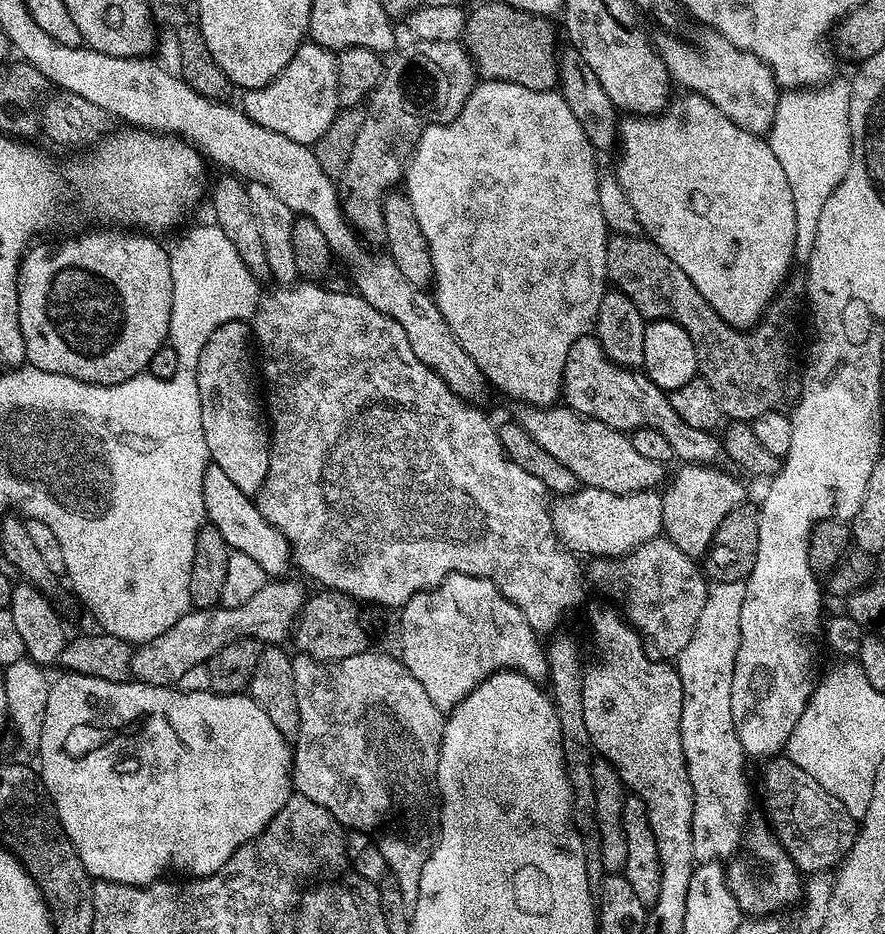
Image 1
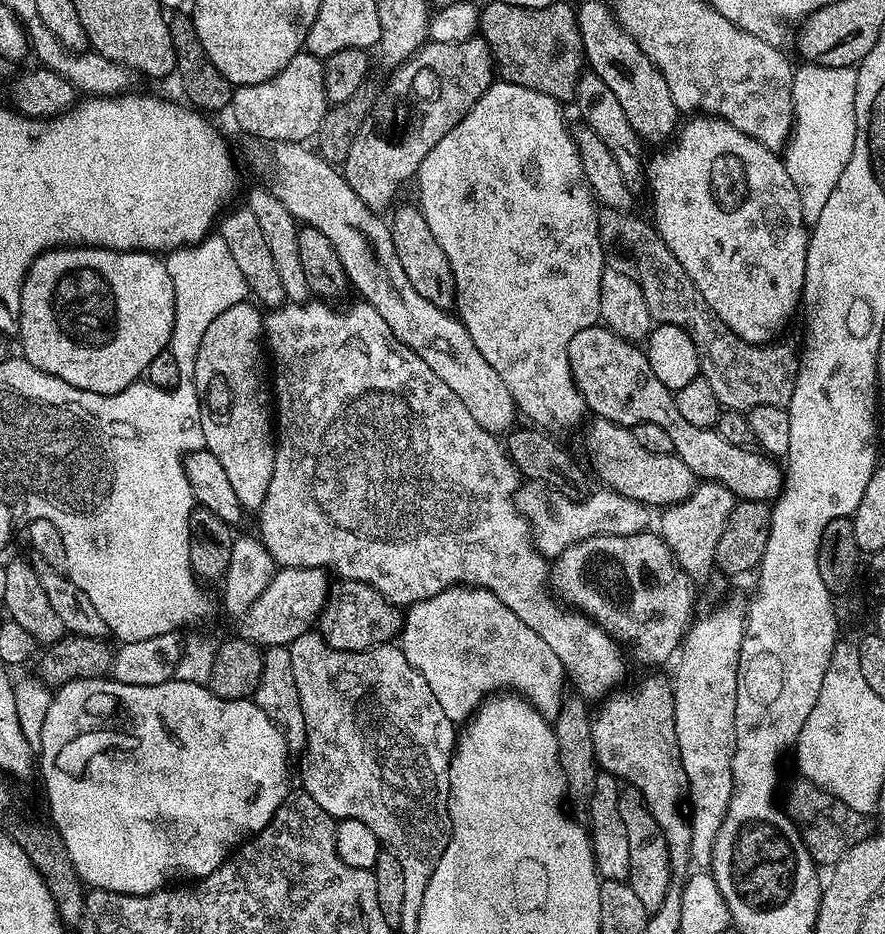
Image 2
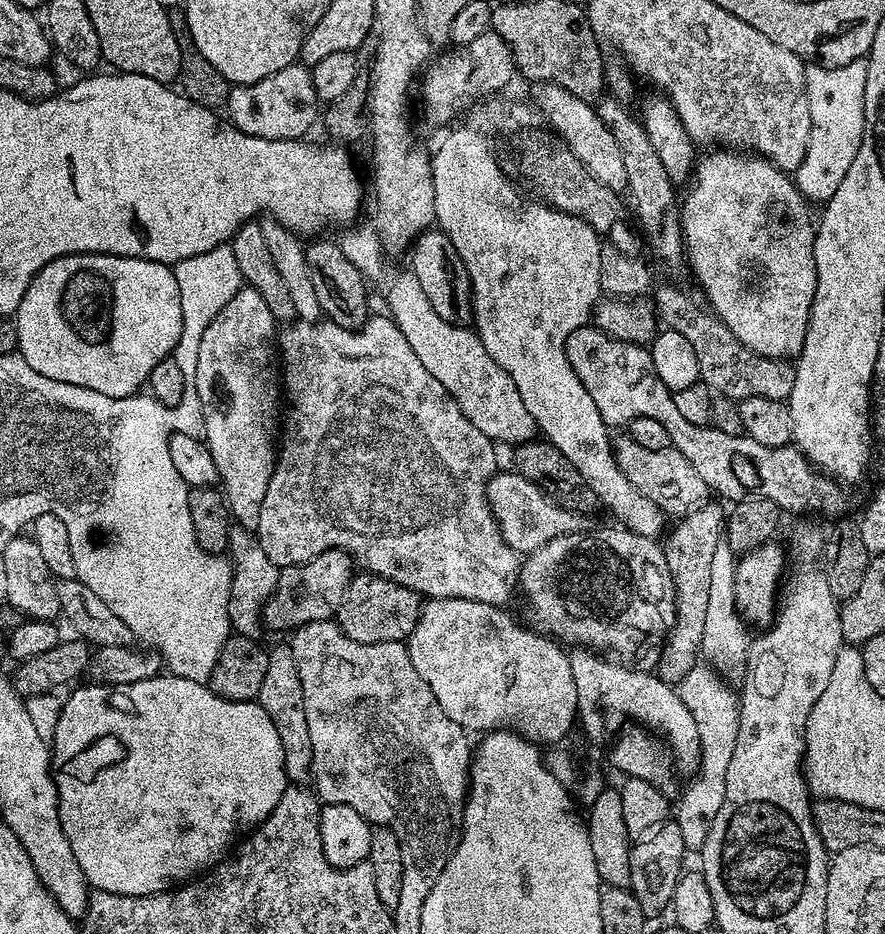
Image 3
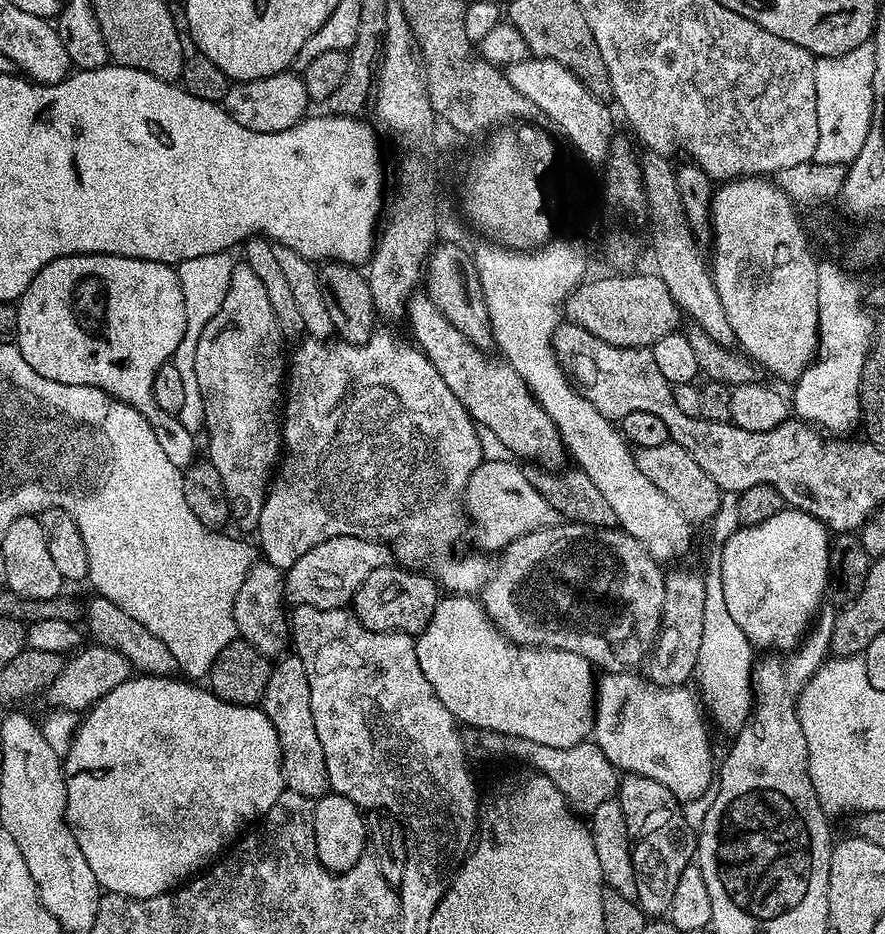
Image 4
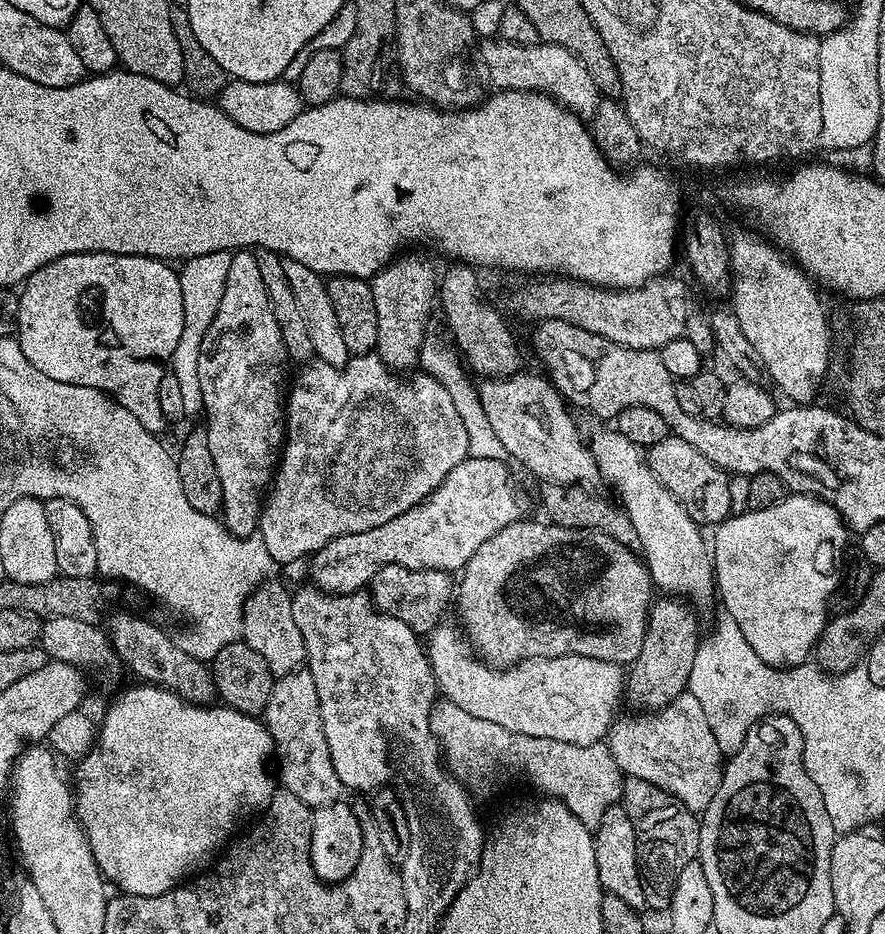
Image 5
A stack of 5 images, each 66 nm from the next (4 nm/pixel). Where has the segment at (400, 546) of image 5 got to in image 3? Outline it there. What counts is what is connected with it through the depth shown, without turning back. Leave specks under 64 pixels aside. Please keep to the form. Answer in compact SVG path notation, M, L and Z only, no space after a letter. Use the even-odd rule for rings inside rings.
M515 471L501 472L488 481L488 505L505 542L518 553L527 554L546 546L562 534L581 531L585 527L583 515L566 510L553 502L537 484L522 478ZM332 548L329 552L318 554L305 564L295 564L289 568L280 569L278 586L268 603L264 605L263 627L288 634L301 628L303 624L333 619L353 575L354 561L340 548Z

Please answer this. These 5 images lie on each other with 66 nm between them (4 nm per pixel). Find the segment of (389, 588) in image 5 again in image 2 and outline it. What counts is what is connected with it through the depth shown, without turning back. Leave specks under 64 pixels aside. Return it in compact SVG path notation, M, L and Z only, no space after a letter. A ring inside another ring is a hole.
M340 580L331 585L328 593L328 601L318 617L318 631L320 637L334 650L343 652L364 652L367 648L379 648L381 644L393 643L400 635L400 629L404 627L405 613L397 605L390 603L378 590L374 590L368 584L357 580Z

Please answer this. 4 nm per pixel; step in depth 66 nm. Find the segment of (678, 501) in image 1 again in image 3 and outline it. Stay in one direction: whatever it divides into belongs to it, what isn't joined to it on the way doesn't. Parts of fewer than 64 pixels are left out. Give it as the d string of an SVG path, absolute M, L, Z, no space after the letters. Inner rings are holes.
M705 502L681 515L675 522L677 524L673 528L671 525L667 529L662 547L676 595L676 617L660 649L660 663L654 669L655 675L673 686L679 685L680 680L686 678L701 655L710 595L710 562L718 542L726 536L726 512L716 504Z

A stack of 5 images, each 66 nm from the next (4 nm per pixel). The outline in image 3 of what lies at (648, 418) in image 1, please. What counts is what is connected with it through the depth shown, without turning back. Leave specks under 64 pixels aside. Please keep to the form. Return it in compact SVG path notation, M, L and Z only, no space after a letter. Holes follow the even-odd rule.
M585 326L574 330L566 338L566 358L578 374L578 382L586 386L590 398L594 398L594 406L598 406L598 414L610 426L627 426L634 418L654 418L657 422L662 422L666 426L666 434L670 434L672 447L678 449L682 458L686 458L698 472L706 486L720 496L725 496L728 502L746 500L750 496L761 496L770 502L774 502L785 513L804 512L807 508L813 508L816 512L836 512L840 508L840 488L841 485L835 479L821 474L810 463L799 448L795 446L785 446L775 448L774 446L762 446L762 442L754 442L754 438L745 436L731 436L722 434L722 430L711 426L694 426L694 422L686 422L686 418L678 410L678 405L674 403L672 391L658 378L654 370L652 353L643 344L631 344L616 340L613 336L608 336L595 326Z

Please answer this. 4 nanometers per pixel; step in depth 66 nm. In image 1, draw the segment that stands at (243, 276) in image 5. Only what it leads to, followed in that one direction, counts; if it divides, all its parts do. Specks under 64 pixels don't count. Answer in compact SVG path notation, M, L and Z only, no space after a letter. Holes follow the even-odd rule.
M231 320L210 334L206 346L202 346L200 351L196 381L202 406L202 434L206 434L209 461L217 464L234 481L234 486L242 490L242 494L255 497L262 482L266 482L272 441L258 391L250 328L245 321Z

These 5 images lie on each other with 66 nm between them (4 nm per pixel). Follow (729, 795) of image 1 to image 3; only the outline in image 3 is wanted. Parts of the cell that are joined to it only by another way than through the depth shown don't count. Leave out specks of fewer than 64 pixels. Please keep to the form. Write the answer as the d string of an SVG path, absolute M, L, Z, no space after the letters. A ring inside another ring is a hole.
M697 662L682 678L678 691L686 710L690 710L694 718L694 726L698 728L700 743L700 764L696 767L688 789L679 793L680 801L674 804L674 815L678 822L678 830L682 834L682 842L689 853L699 853L706 842L706 834L710 834L713 818L722 806L726 790L727 767L730 766L731 755L734 754L738 738L738 722L740 721L739 699L737 693L725 684L726 680L707 663Z

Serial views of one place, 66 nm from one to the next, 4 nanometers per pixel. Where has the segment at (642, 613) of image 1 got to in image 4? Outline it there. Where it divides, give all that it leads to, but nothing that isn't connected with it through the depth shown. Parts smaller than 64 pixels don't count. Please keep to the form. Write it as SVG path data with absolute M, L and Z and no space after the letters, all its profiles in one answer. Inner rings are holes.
M557 522L551 528L531 532L510 542L499 553L498 559L500 559L500 565L498 563L495 565L494 575L485 584L484 591L479 593L478 600L484 605L484 612L492 621L493 626L507 640L513 640L515 644L523 644L525 648L557 648L573 652L586 658L597 669L604 672L627 672L639 669L643 665L660 629L665 569L661 561L655 560L638 541L630 538L630 534L626 534L619 527L598 528L587 522Z

